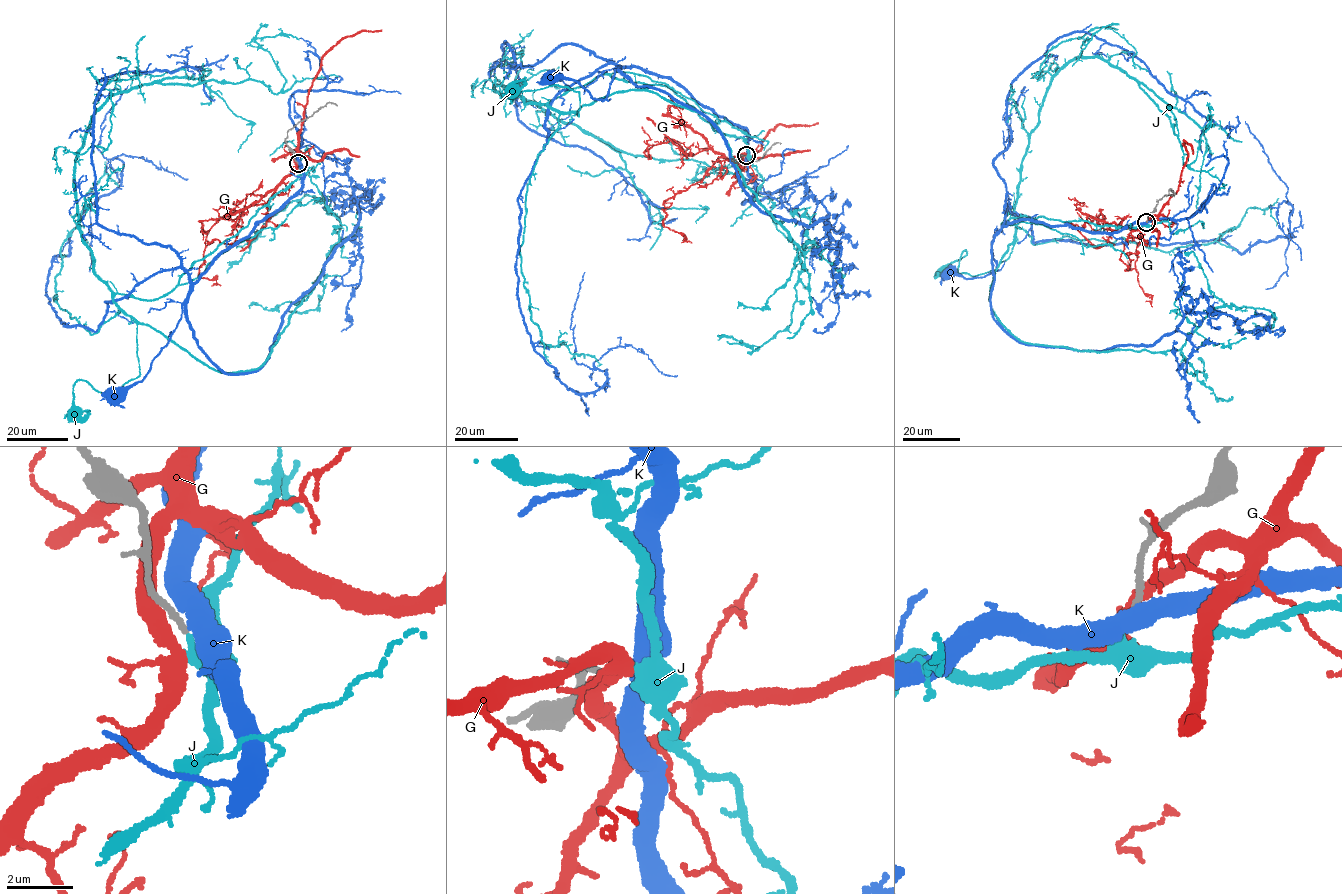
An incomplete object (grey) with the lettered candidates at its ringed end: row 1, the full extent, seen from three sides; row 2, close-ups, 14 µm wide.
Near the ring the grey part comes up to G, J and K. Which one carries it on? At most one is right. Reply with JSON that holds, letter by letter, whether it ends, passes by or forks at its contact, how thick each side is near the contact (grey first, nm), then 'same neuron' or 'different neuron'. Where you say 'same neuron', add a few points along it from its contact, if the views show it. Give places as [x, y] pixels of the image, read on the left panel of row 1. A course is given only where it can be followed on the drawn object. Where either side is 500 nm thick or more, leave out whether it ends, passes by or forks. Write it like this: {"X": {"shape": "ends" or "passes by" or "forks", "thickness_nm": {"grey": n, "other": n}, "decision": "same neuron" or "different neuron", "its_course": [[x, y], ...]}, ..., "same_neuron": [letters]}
{"G": {"shape": "passes by", "thickness_nm": {"grey": 240, "other": 400}, "decision": "different neuron"}, "J": {"shape": "ends", "thickness_nm": {"grey": 180, "other": 360}, "decision": "same neuron", "its_course": [[298, 164], [299, 176], [170, 291], [114, 297], [137, 325], [139, 374], [110, 392], [76, 381], [74, 413]]}, "K": {"shape": "passes by", "thickness_nm": {"grey": 180, "other": 480}, "decision": "different neuron"}, "same_neuron": ["J"]}

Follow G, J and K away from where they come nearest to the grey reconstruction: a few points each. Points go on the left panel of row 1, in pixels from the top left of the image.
G: (296, 162), (295, 170), (281, 181), (267, 202), (222, 217), (208, 232), (198, 276), (217, 278), (216, 285)
J: (298, 164), (299, 176), (170, 291), (114, 297), (137, 325), (139, 374), (110, 392), (76, 381), (74, 413)
K: (298, 163), (303, 184), (247, 236), (215, 256), (194, 285), (181, 319), (150, 370), (142, 380), (114, 395)

